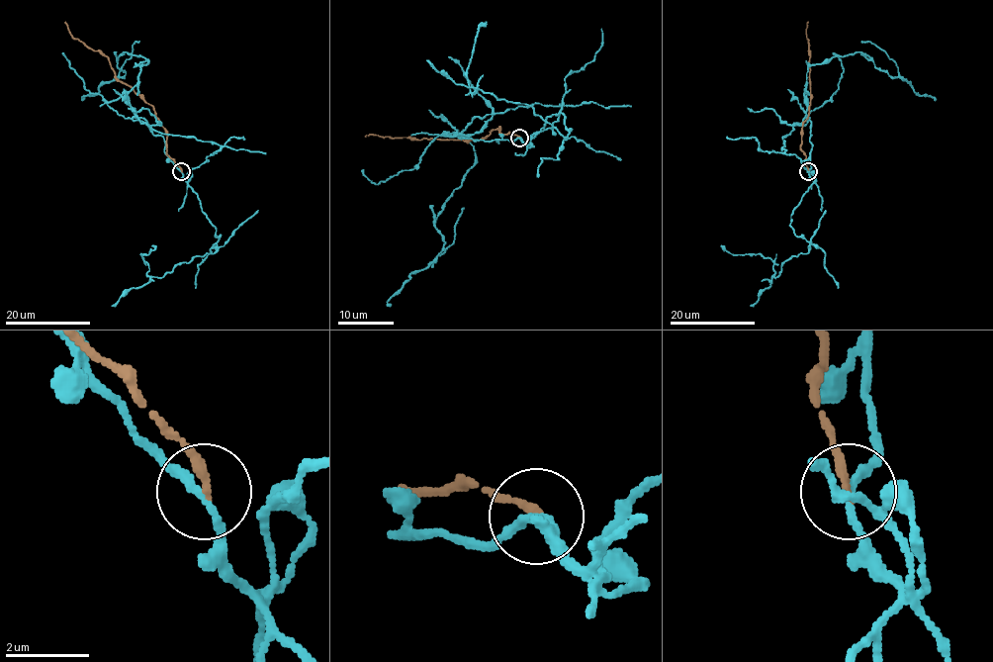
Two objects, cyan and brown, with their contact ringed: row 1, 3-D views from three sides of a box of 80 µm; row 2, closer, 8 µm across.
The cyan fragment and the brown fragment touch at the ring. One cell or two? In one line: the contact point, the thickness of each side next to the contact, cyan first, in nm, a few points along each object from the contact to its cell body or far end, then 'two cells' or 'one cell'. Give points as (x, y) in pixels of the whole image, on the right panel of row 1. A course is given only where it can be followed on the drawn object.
place (808, 171); calibres 180 and 240 nm; course cyan (808, 171), (812, 143), (805, 84), (811, 65), (863, 52), (874, 66), (900, 76), (919, 95), (936, 99); course brown (808, 171), (806, 155), (800, 148), (803, 124), (809, 109), (808, 22); two cells

